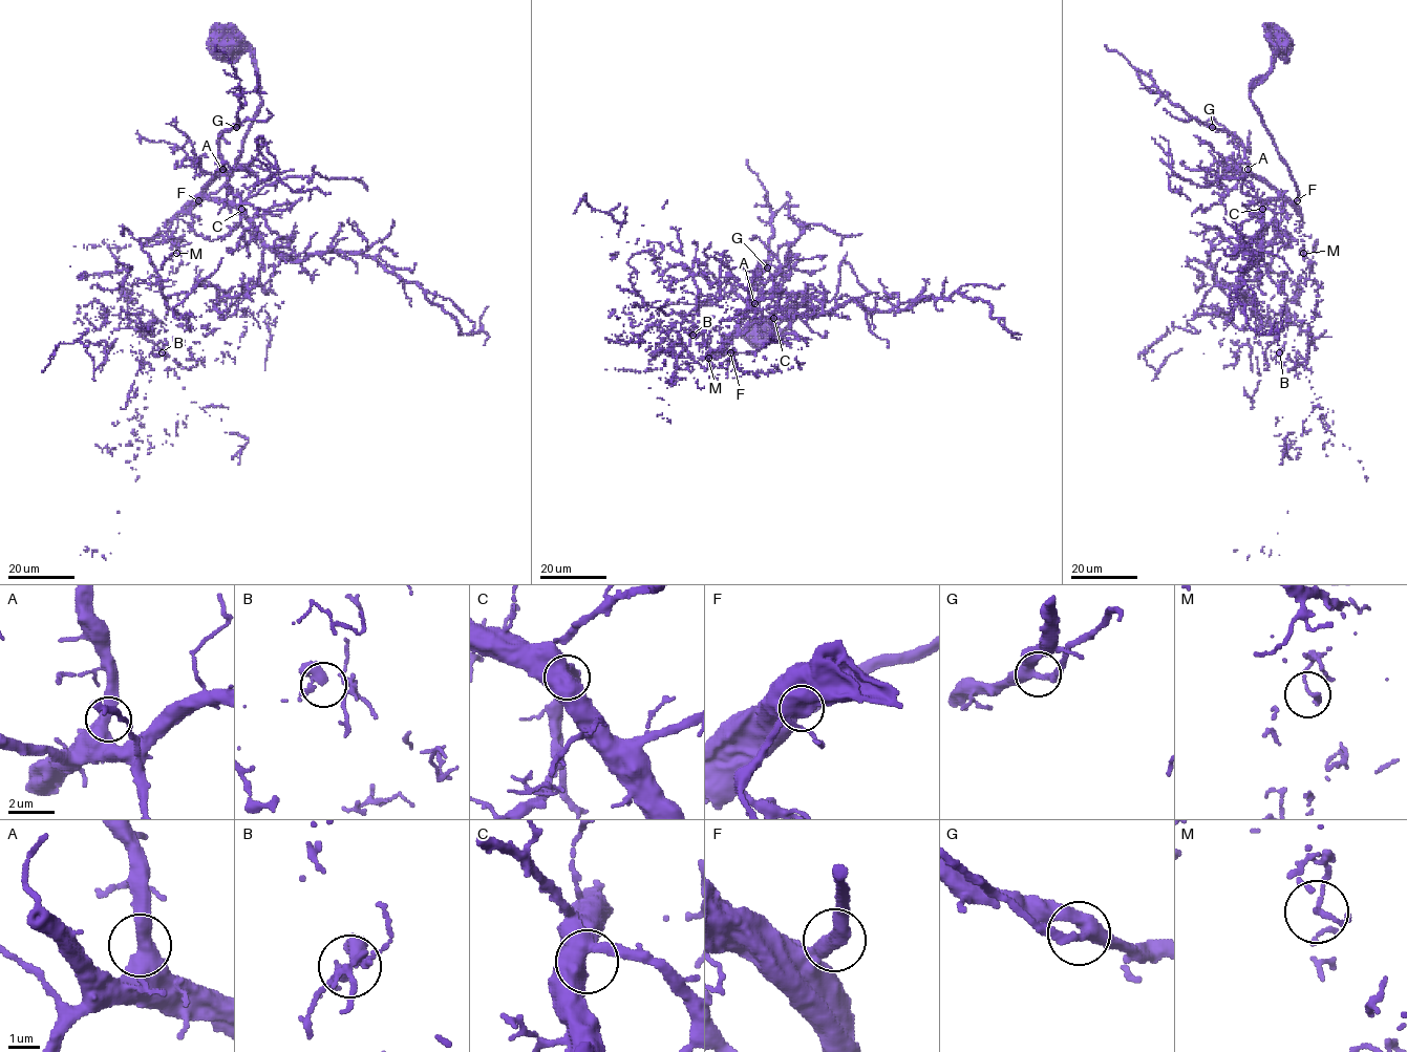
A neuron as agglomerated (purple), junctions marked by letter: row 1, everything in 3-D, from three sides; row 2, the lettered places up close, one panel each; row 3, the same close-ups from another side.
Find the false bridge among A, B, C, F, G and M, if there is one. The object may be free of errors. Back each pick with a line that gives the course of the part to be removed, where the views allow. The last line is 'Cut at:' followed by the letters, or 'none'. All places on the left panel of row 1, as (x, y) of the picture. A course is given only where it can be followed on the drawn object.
Cut at: none

